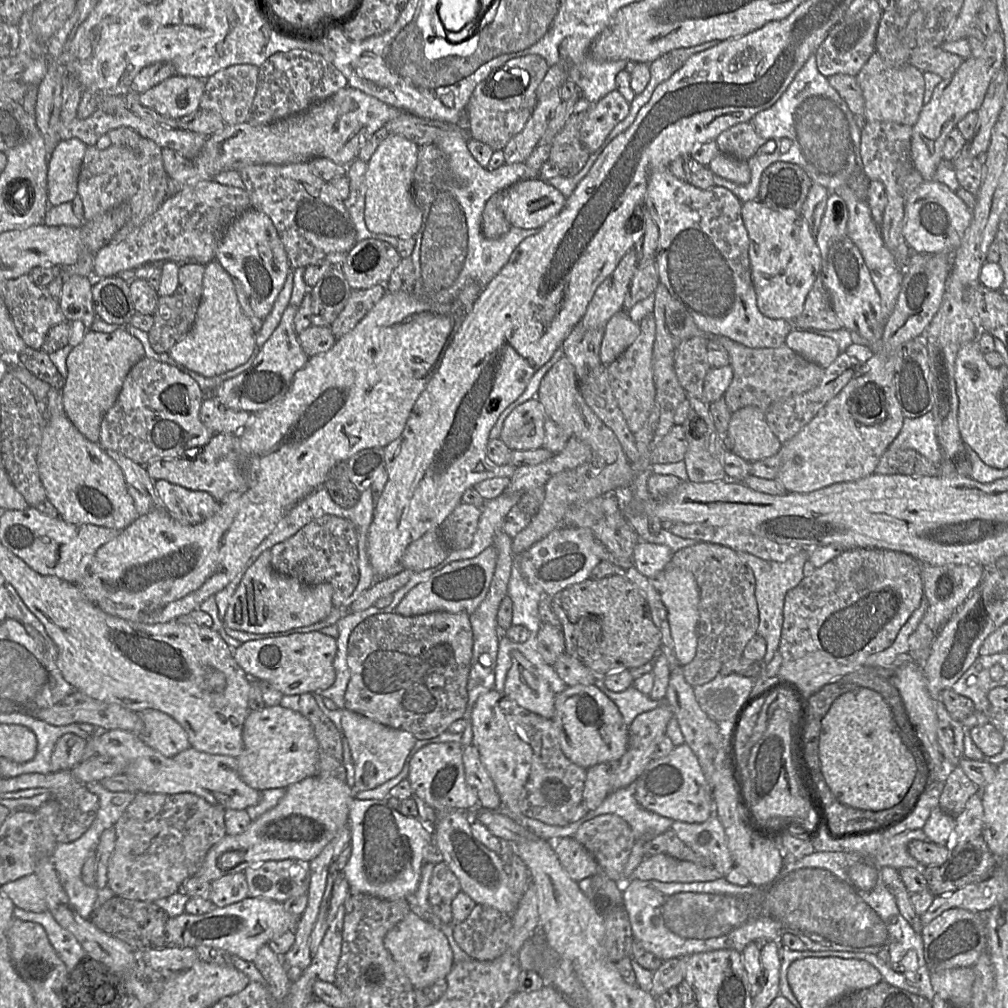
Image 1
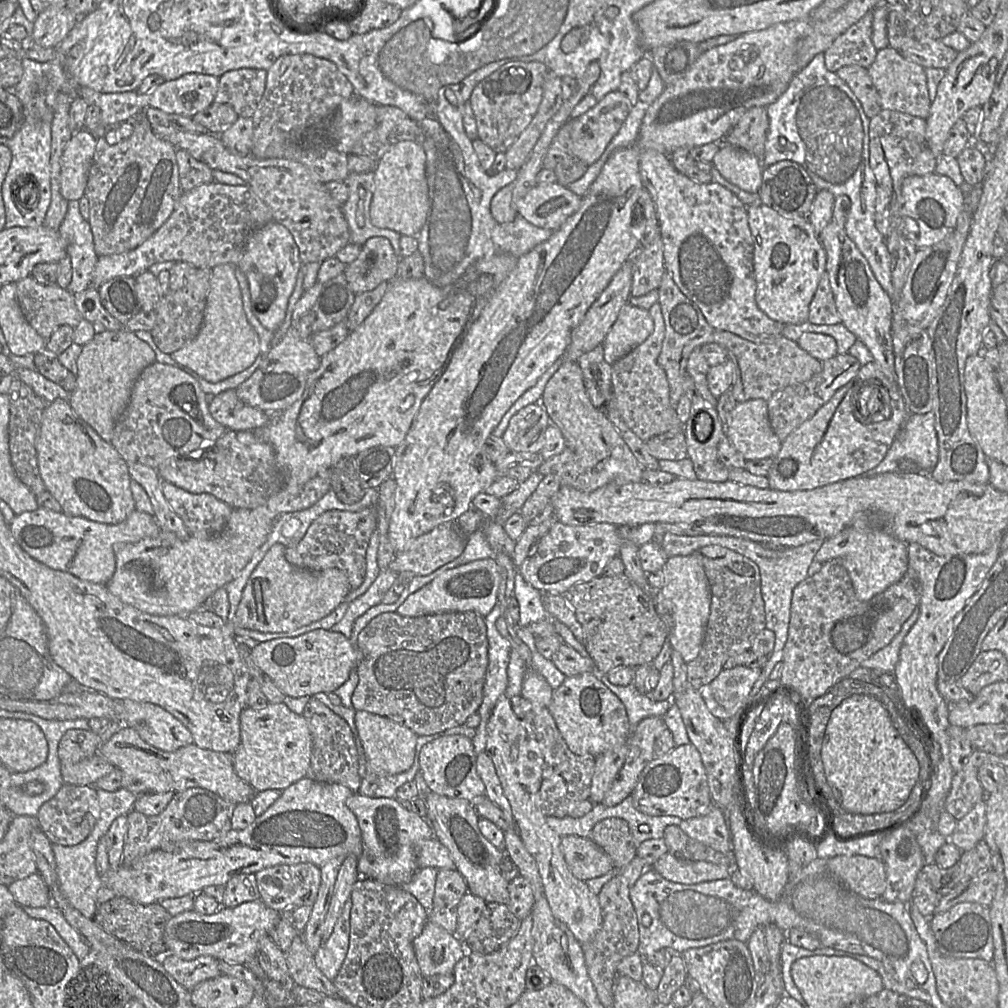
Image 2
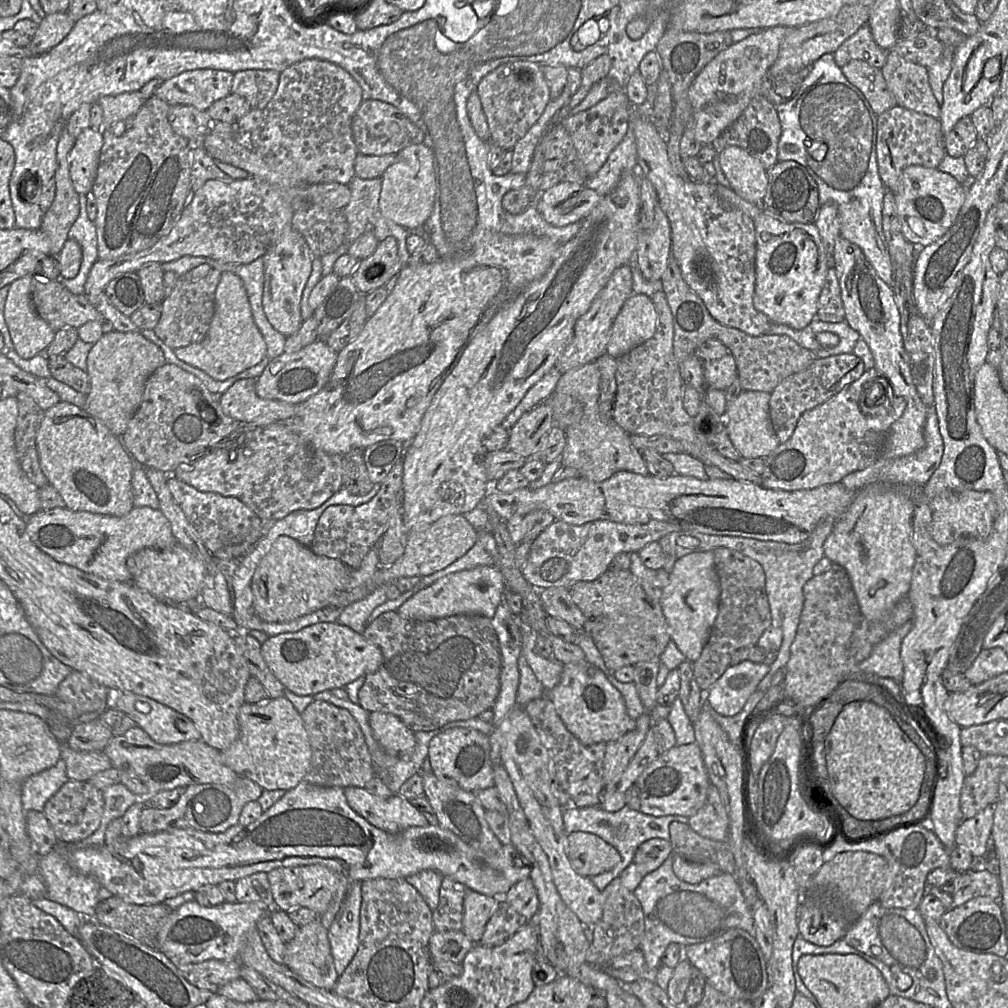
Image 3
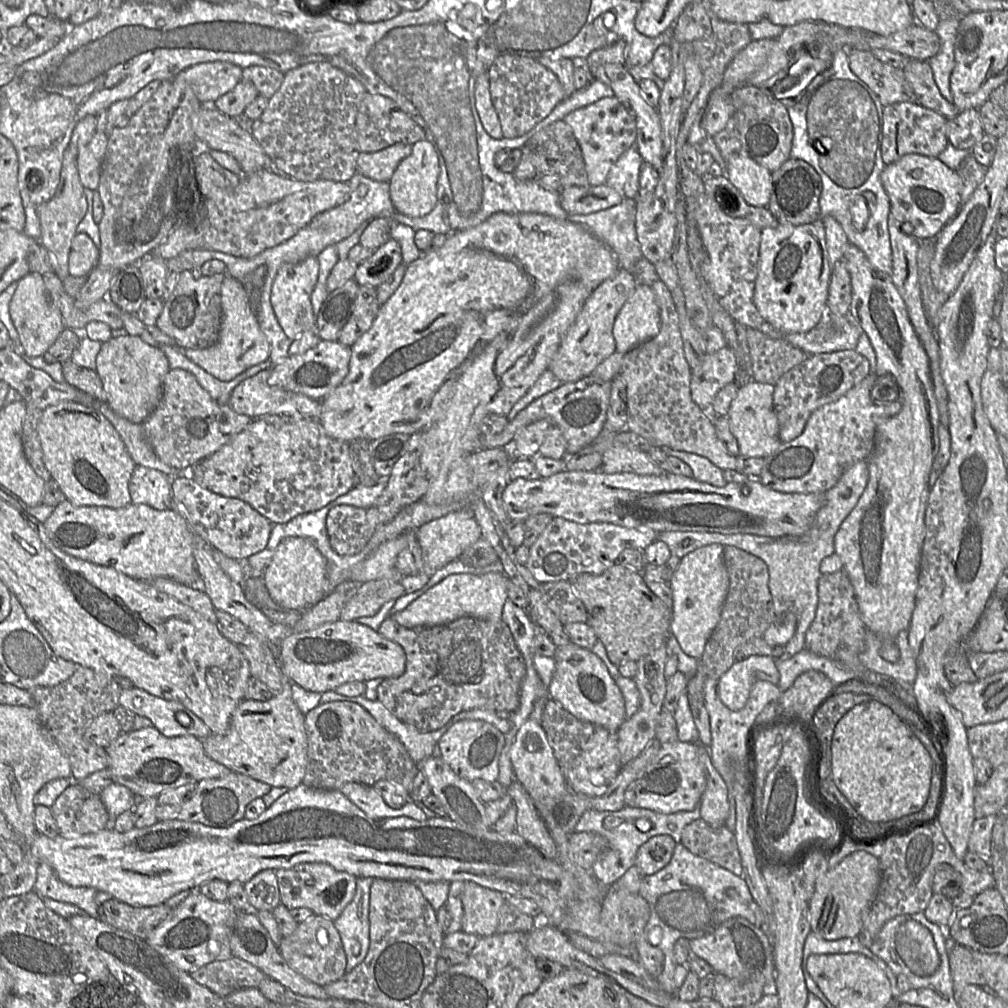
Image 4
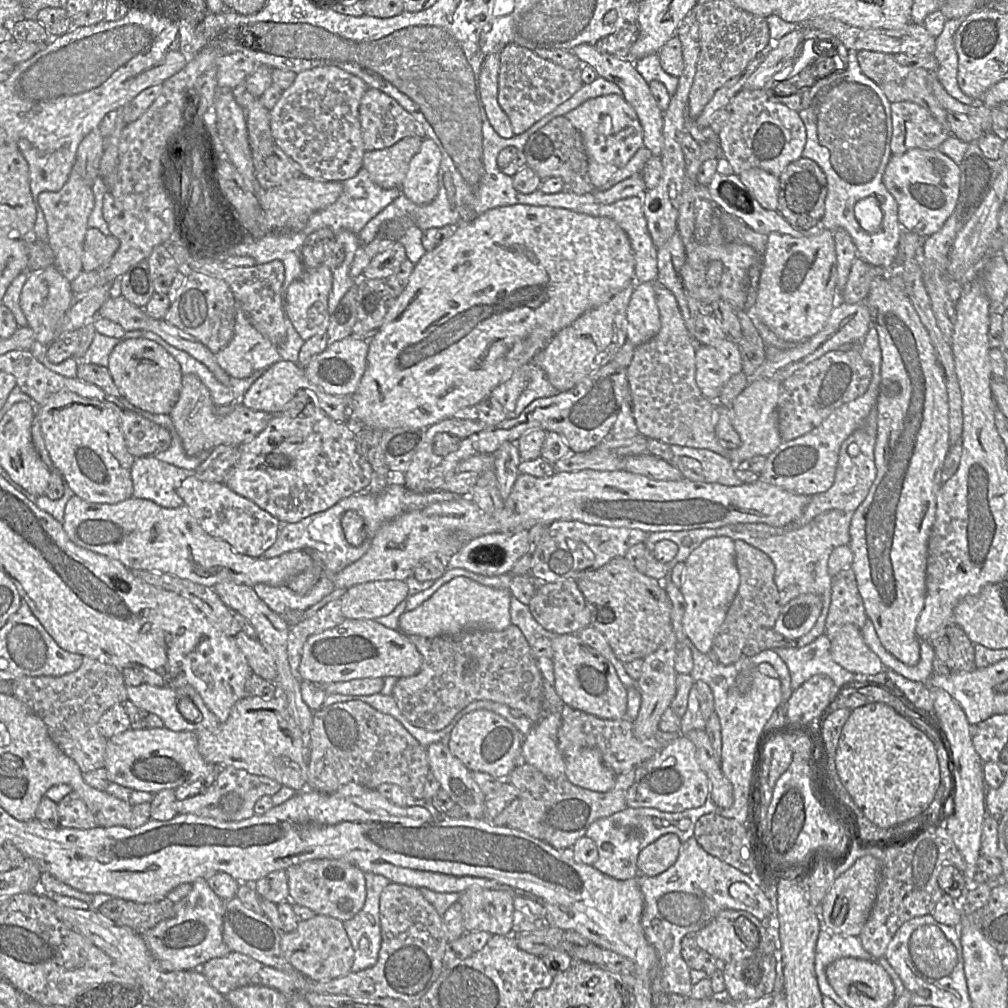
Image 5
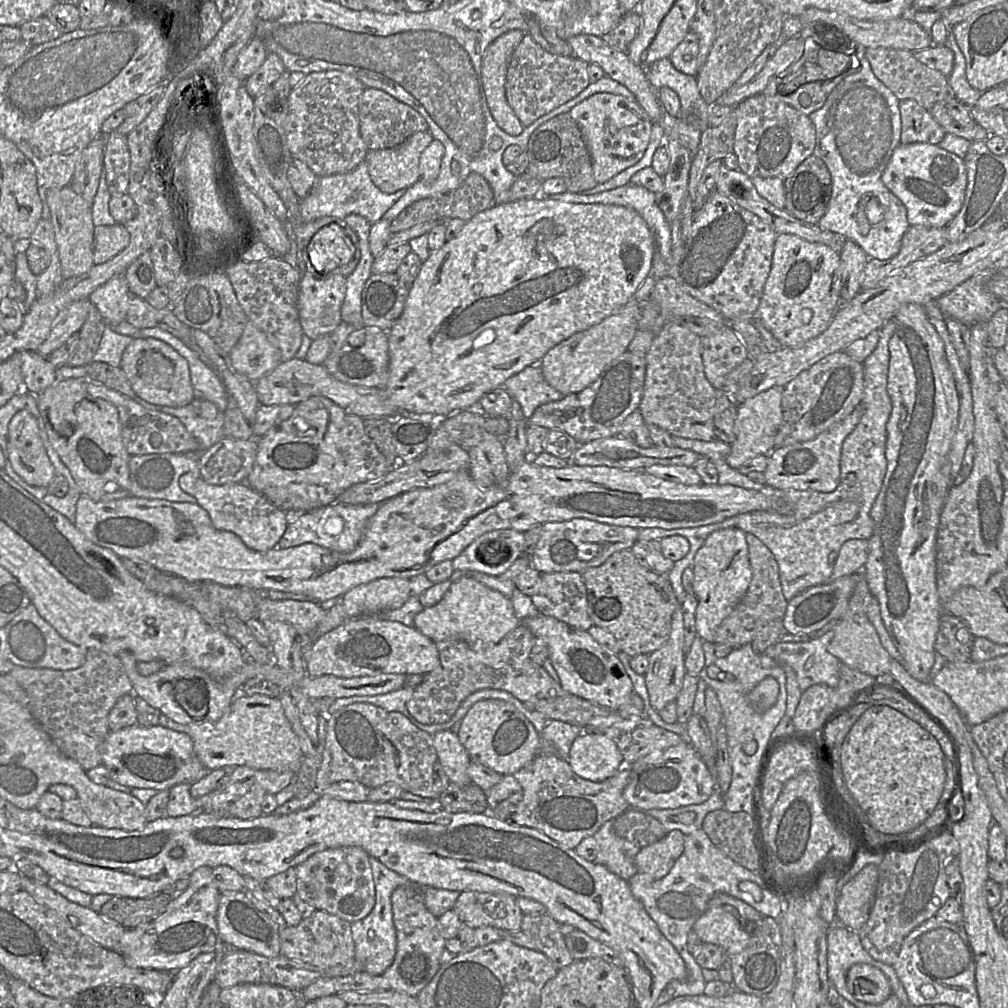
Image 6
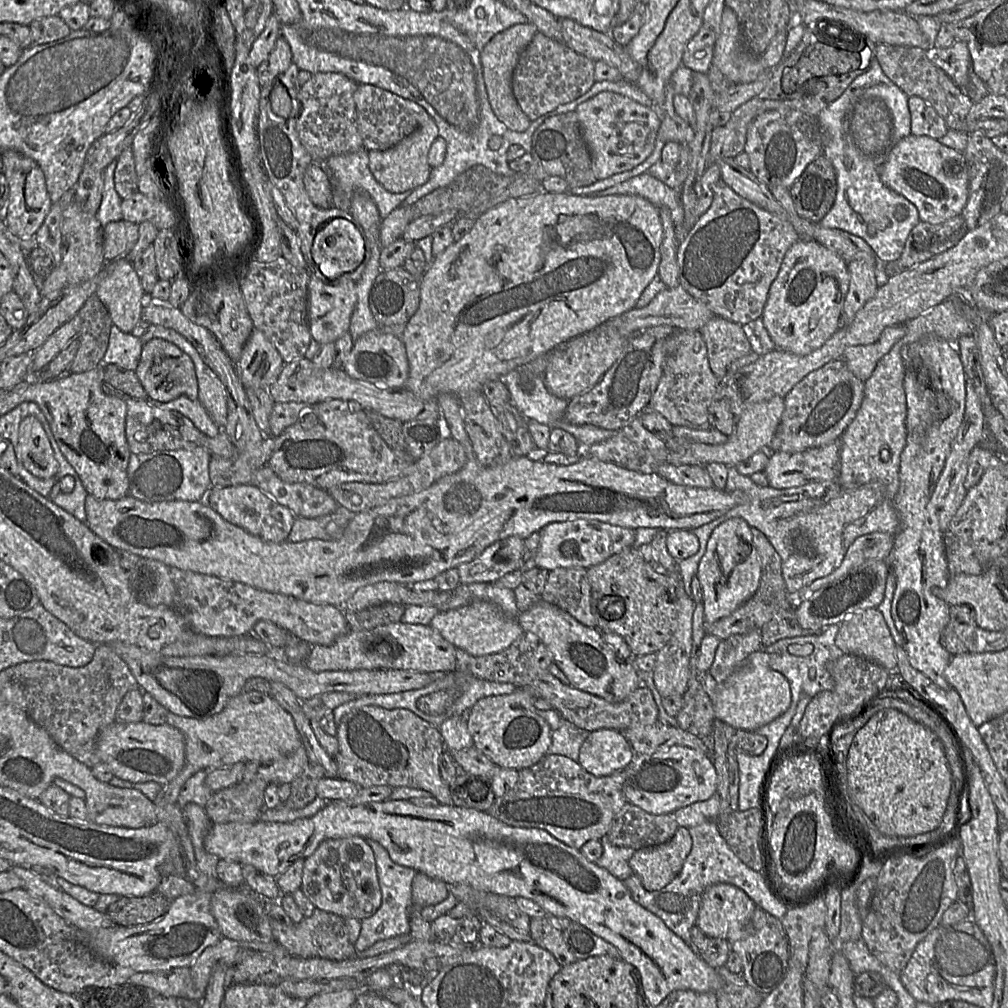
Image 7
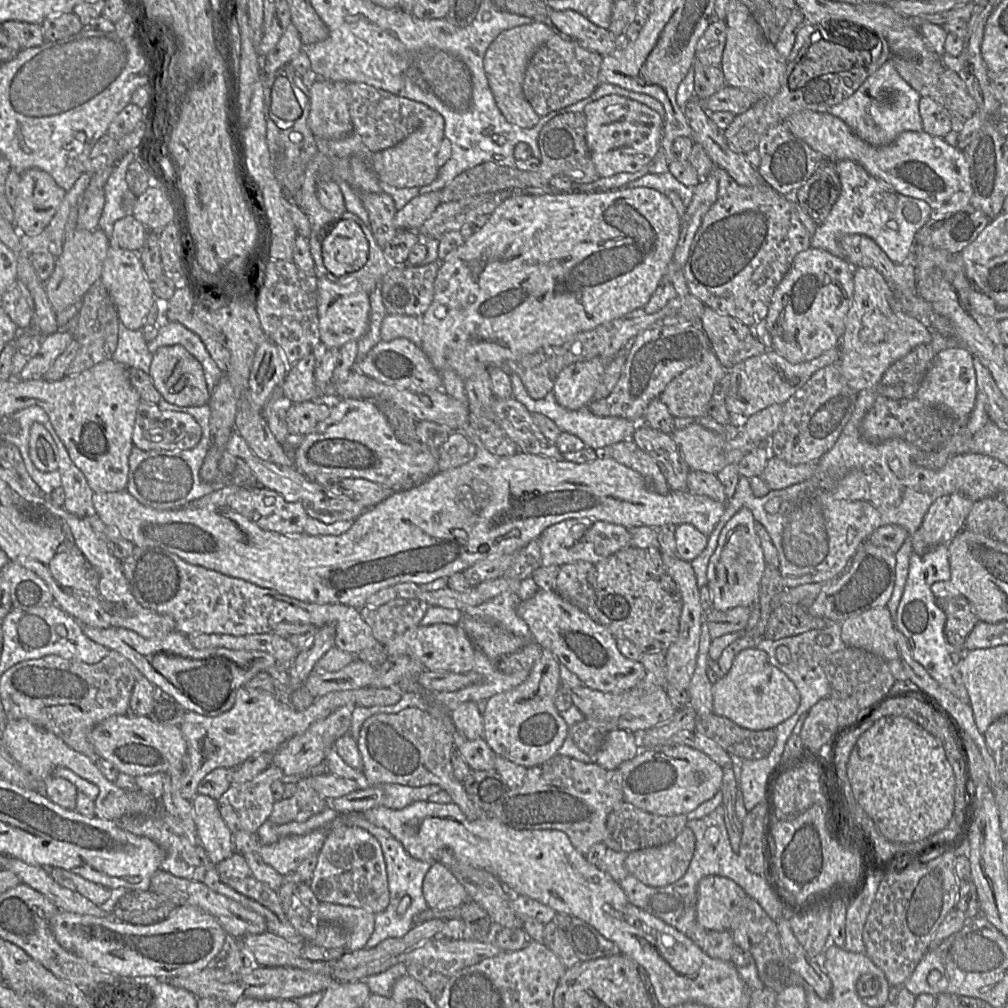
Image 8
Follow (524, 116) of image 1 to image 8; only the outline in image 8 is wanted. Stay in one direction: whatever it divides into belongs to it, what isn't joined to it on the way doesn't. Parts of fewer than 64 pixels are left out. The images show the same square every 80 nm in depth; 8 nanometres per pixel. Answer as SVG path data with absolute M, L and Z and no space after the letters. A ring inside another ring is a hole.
M555 33L530 59L523 80L523 92L535 112L544 117L589 97L599 82L603 56Z

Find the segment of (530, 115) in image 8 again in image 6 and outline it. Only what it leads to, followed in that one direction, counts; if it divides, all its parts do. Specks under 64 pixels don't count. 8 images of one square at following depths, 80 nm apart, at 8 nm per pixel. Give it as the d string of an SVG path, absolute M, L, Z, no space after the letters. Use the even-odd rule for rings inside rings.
M510 30L496 38L486 49L482 61L481 86L489 110L499 127L518 136L524 126L506 98L506 76L512 54L526 33Z

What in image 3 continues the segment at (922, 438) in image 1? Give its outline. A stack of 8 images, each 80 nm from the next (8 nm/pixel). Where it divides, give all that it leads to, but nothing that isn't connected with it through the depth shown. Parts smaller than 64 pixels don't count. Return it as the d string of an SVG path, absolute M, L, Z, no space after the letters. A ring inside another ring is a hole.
M933 408L927 413L923 434L925 446L920 451L900 458L880 457L865 470L847 475L841 483L851 491L859 491L868 485L875 484L924 486L939 467L944 452L944 442L939 431L937 414Z

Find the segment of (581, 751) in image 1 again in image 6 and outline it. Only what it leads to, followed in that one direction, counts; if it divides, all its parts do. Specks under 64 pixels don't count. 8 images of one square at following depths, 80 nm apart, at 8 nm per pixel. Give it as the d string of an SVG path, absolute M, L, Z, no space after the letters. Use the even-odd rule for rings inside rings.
M541 614L525 618L521 622L536 637L545 641L549 649L549 659L559 677L558 682L565 691L612 710L622 706L633 693L632 681L622 662L610 651L600 646L587 631L574 629L562 621Z

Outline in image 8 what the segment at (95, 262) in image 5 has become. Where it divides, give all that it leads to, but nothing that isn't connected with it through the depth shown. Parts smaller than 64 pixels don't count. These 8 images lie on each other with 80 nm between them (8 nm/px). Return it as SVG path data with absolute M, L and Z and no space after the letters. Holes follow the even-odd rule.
M132 215L117 220L108 238L109 248L121 248L139 253L145 244L148 229Z

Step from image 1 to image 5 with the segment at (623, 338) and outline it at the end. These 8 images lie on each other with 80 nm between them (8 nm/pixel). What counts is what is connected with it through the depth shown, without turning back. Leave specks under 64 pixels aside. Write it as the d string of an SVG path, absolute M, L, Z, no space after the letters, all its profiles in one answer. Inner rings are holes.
M650 282L635 283L626 312L627 341L639 346L653 338L661 321L654 288Z

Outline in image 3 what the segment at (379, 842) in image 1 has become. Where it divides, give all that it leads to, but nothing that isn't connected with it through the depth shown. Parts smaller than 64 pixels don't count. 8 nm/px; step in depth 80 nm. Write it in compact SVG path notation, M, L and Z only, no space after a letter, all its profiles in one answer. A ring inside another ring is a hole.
M348 786L344 793L349 806L373 826L397 834L413 826L426 826L426 817L408 799L398 794L381 798L365 787Z

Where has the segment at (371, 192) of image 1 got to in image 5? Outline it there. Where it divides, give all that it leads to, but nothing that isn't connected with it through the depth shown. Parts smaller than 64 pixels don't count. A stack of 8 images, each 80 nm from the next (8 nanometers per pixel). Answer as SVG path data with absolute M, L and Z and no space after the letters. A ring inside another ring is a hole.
M424 138L419 151L412 157L401 193L417 205L427 205L438 193L438 171L442 154L437 144Z

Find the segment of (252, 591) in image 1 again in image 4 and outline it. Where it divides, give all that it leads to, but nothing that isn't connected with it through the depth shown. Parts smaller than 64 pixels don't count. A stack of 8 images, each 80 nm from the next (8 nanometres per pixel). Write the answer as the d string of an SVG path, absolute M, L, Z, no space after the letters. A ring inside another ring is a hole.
M287 537L278 545L262 578L271 598L284 610L305 611L322 601L327 594L328 563L308 540Z

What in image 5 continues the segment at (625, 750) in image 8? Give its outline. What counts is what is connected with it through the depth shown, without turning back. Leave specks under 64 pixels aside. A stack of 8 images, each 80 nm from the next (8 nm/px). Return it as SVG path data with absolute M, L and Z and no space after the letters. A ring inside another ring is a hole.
M582 748L564 758L565 777L574 785L595 792L606 792L614 785L616 774L607 767L595 748Z

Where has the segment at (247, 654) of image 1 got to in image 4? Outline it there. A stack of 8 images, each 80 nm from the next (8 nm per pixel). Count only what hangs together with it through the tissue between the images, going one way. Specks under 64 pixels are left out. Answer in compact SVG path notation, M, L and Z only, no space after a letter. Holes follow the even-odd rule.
M339 619L307 632L288 635L279 645L278 663L291 683L308 691L324 693L347 682L401 676L406 668L406 655L400 645L372 628Z

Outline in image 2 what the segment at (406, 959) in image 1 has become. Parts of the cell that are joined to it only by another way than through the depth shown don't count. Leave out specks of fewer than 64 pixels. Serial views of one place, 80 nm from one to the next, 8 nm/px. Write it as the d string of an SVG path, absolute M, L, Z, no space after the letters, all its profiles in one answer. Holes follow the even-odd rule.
M428 921L414 939L413 948L424 978L451 973L467 950L454 933Z

